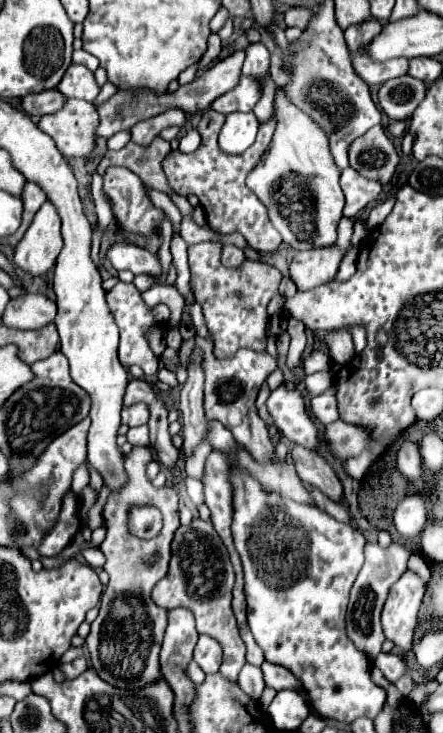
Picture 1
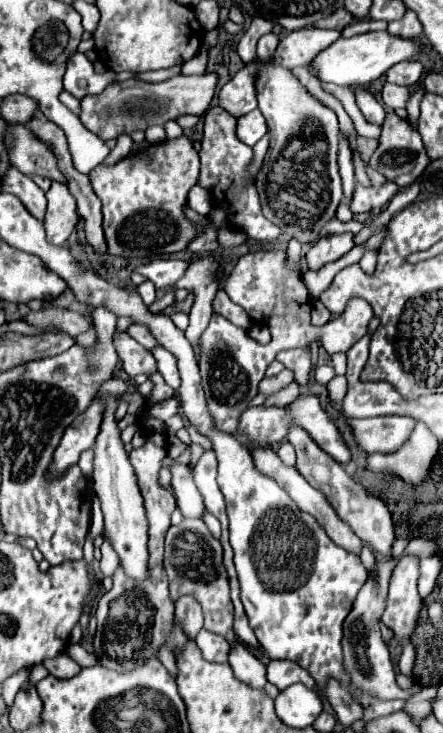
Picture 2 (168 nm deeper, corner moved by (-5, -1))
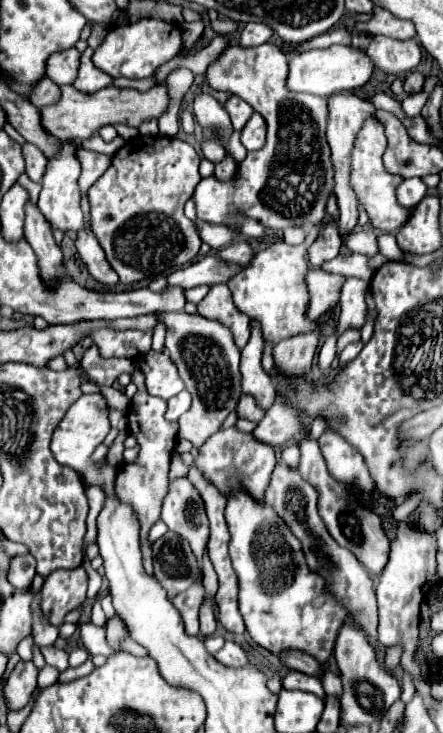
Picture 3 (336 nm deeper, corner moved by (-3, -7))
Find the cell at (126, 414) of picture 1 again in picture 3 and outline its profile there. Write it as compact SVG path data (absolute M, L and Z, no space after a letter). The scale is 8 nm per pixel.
M182 390L180 394L176 394L174 398L168 400L166 418L168 418L168 420L178 420L188 408L190 408L190 394L188 394L186 390Z

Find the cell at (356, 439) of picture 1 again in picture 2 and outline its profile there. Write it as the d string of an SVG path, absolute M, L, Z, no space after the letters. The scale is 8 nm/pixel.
M380 416L380 418L346 418L346 424L352 428L352 434L362 452L394 452L410 436L414 420L408 416Z

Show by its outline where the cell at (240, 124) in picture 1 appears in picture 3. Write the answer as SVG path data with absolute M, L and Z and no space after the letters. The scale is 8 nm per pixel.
M254 112L242 130L242 144L248 150L260 150L264 142L266 142L266 122L260 114Z

